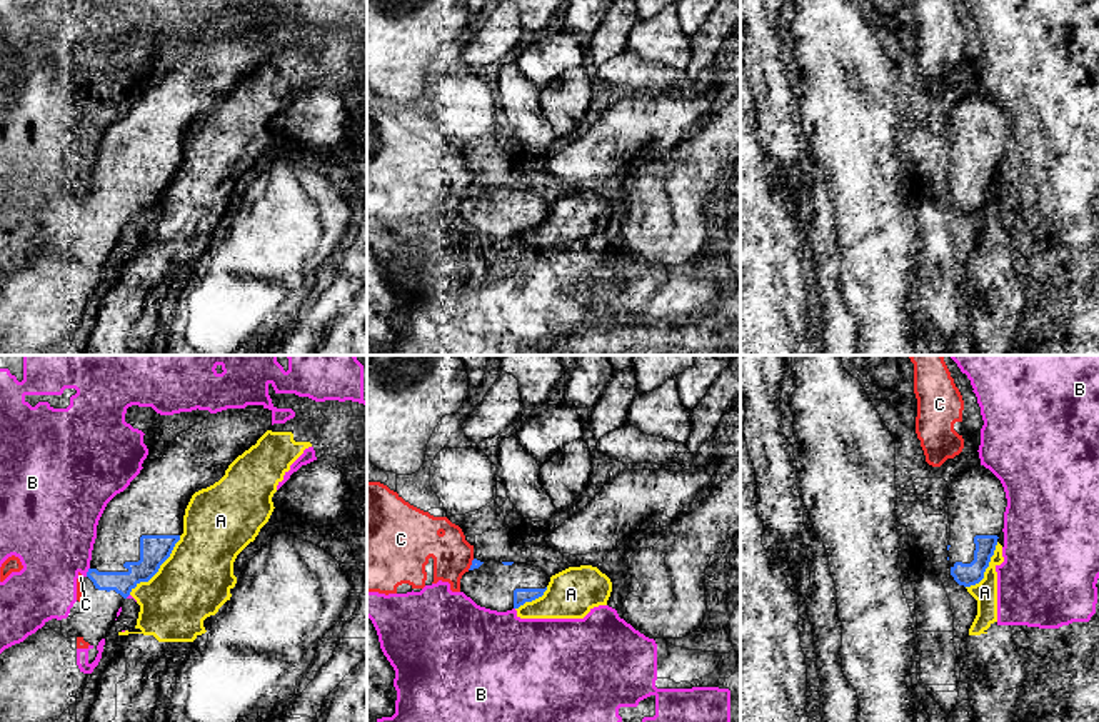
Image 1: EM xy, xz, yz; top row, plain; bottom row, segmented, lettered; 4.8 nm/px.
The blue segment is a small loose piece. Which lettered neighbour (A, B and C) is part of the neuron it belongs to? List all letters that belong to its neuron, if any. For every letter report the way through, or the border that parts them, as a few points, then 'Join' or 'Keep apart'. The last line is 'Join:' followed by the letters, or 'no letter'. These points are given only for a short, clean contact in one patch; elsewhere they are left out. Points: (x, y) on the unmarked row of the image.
A: Boundary: xy (180, 162), (160, 194), (129, 220). Keep apart
B: Keep apart
C: Keep apart
Join: no letter

